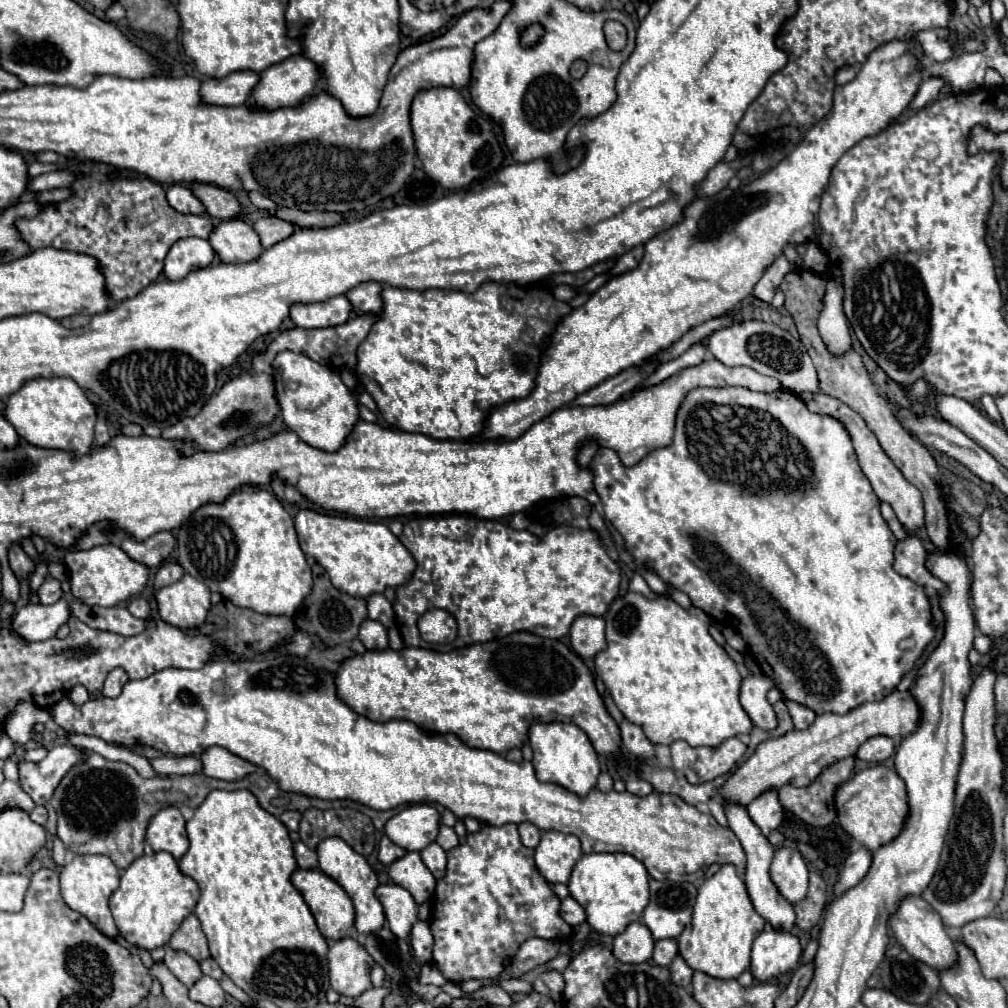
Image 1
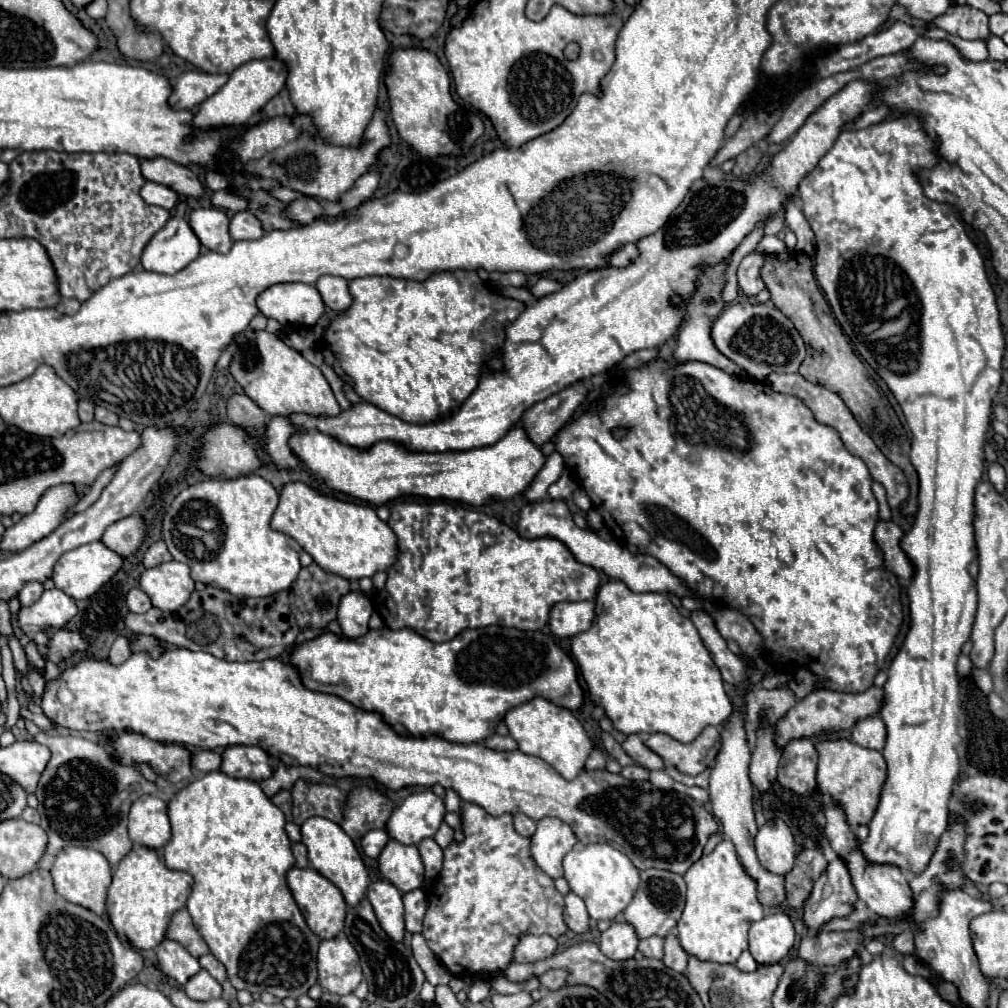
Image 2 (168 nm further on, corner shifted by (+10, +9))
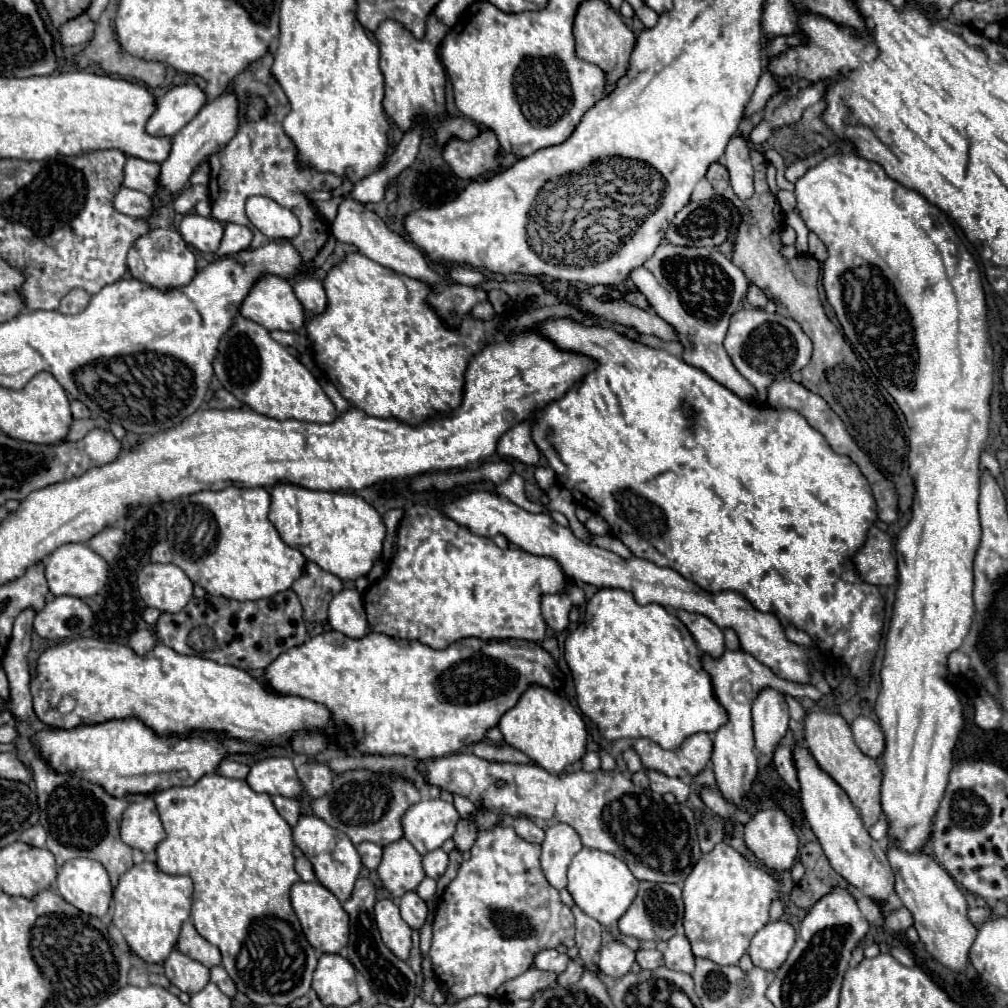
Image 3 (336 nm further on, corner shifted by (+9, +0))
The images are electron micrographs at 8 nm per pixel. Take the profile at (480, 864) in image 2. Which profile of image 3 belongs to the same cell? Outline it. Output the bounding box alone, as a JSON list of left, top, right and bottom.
[430,826,572,1006]

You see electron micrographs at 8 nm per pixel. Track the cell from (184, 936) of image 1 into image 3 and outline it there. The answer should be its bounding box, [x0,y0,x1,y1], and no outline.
[176,920,222,968]

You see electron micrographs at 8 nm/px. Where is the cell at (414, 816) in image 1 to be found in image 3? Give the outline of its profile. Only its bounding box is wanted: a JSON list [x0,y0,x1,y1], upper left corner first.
[402,798,460,856]

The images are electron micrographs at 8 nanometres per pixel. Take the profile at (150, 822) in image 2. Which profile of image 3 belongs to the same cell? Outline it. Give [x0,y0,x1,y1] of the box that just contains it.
[120,798,166,852]

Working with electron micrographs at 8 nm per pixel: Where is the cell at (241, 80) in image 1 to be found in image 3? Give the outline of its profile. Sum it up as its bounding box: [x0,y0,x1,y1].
[146,84,206,138]

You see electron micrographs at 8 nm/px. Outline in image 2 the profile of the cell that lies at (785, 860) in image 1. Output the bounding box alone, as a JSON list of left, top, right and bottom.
[755,819,795,877]

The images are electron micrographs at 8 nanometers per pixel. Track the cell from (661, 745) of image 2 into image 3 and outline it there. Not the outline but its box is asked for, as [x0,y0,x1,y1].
[632,732,712,778]

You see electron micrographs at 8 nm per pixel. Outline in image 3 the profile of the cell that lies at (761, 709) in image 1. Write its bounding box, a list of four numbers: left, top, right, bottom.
[678,610,724,658]

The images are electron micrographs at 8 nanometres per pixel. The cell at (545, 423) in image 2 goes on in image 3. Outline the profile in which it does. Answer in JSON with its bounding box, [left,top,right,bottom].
[496,424,540,466]

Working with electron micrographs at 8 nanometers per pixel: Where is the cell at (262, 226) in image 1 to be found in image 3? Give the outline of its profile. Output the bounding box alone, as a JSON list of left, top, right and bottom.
[216,224,252,256]

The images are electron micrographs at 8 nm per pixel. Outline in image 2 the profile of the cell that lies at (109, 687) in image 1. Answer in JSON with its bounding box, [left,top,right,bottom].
[107,637,131,665]

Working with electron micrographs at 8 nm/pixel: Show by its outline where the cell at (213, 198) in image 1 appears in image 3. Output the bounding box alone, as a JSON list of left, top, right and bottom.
[122,156,160,196]

